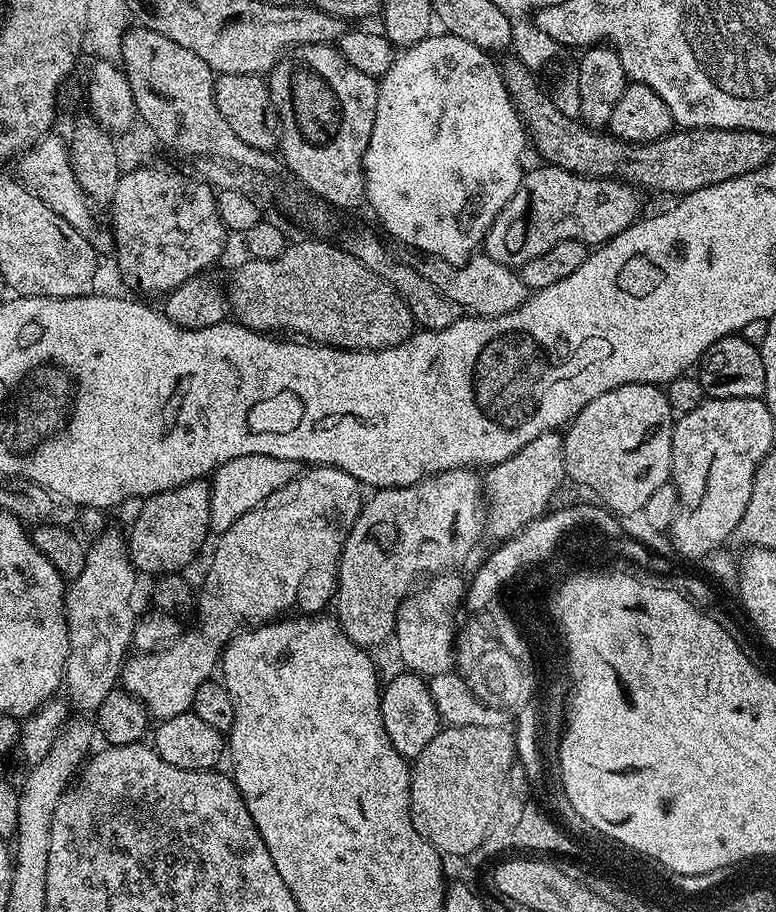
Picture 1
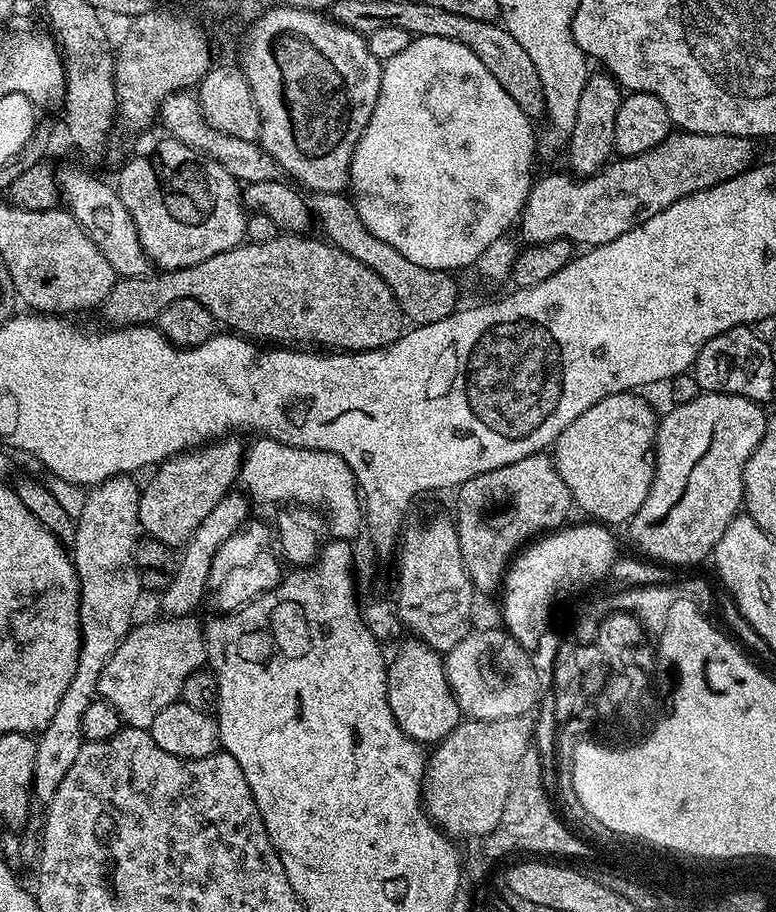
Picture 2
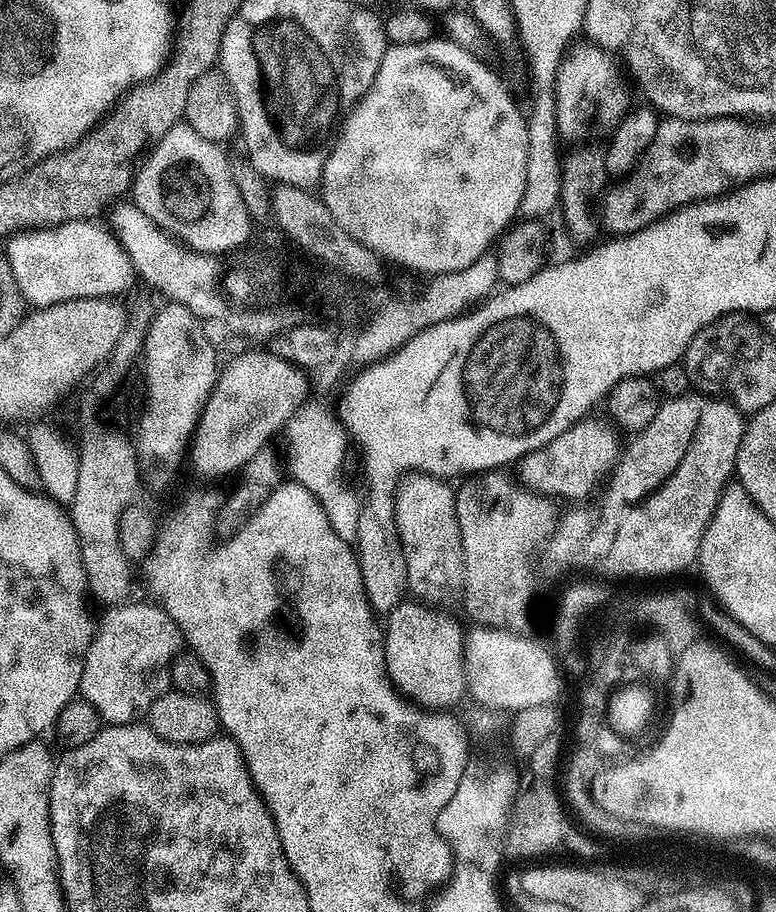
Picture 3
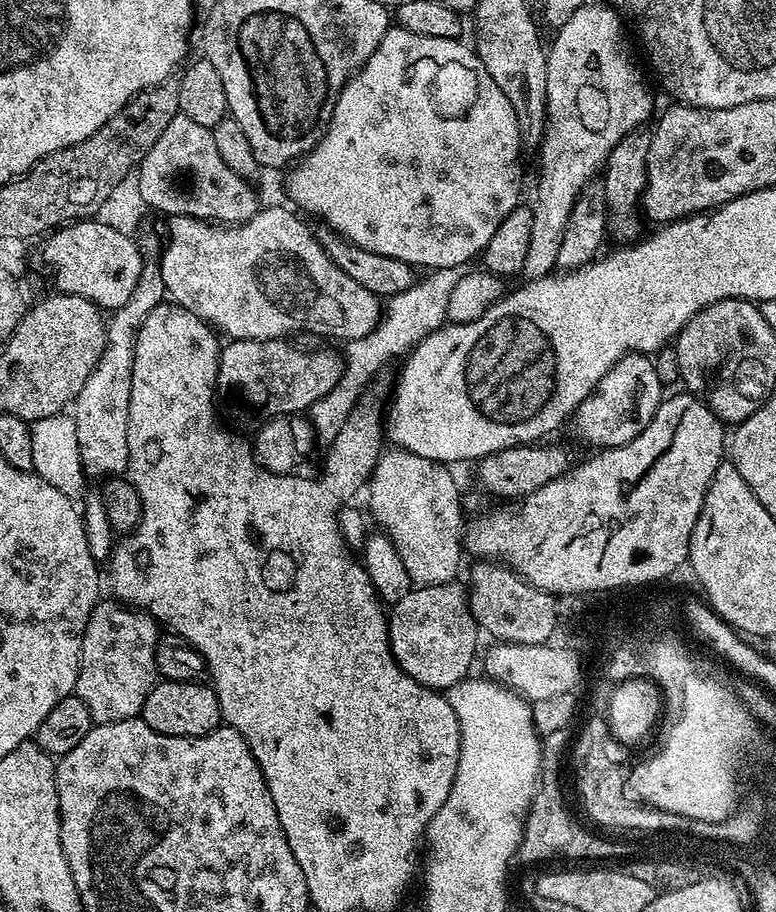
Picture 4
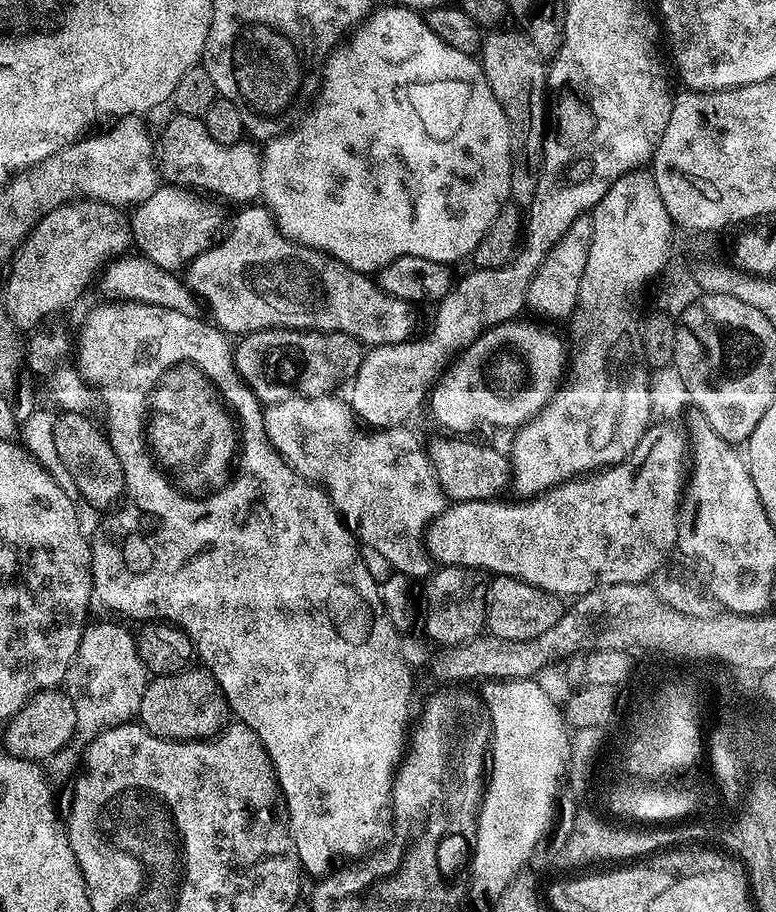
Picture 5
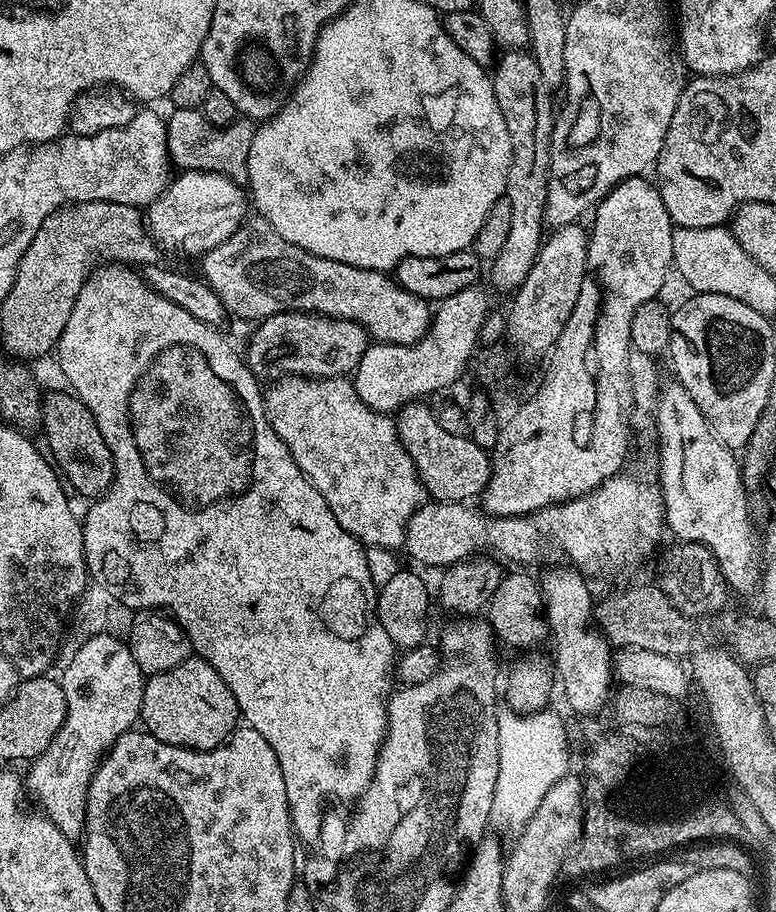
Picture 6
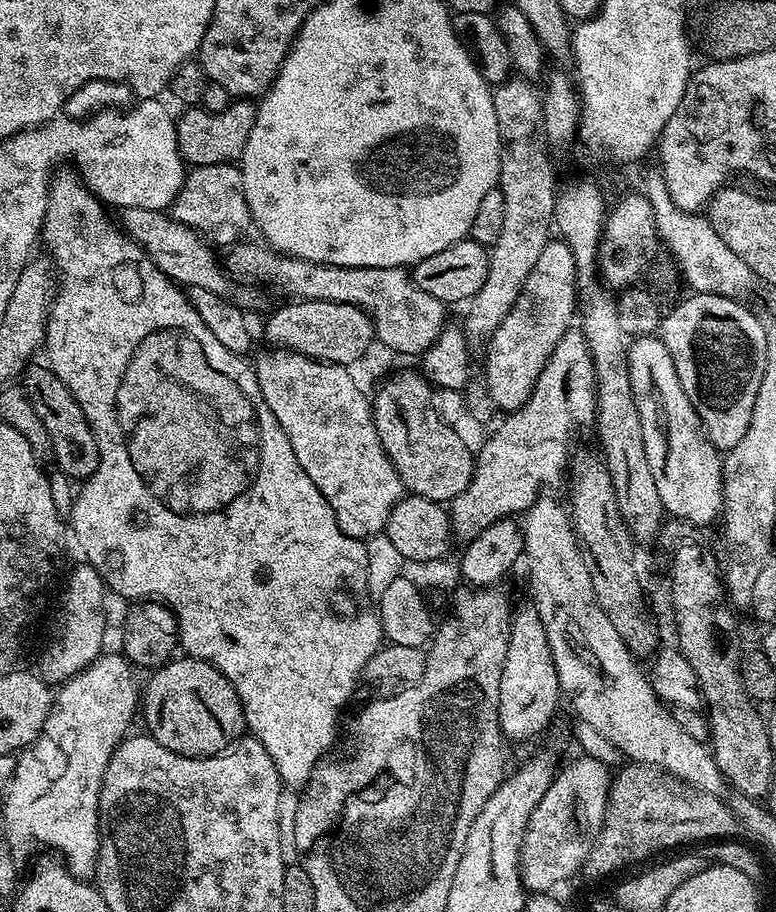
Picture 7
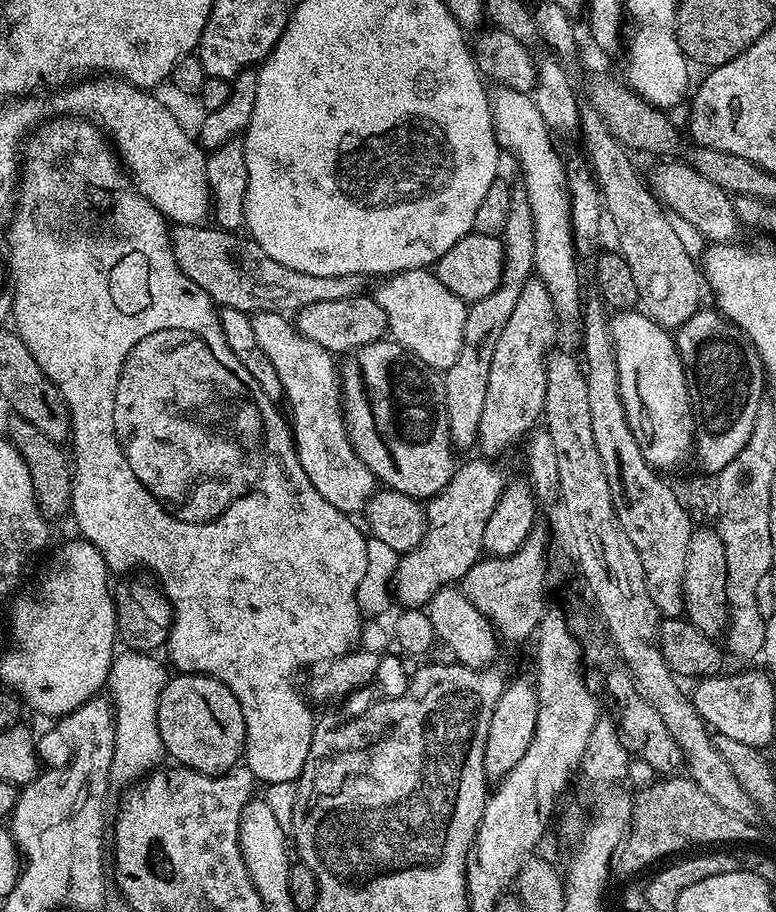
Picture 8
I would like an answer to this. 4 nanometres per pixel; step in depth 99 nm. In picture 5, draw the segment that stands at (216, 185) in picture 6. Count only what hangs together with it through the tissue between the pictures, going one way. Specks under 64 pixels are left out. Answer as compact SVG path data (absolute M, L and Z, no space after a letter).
M159 185L154 194L133 209L129 233L141 255L168 271L181 271L200 252L211 247L213 236L208 235L204 206L191 191L176 185Z

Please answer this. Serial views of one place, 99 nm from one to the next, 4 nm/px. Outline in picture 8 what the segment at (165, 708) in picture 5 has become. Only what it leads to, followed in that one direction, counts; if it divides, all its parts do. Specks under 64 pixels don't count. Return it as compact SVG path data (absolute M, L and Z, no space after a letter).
M185 672L173 675L162 690L158 702L158 734L162 734L165 753L173 756L177 765L207 776L225 776L241 763L244 755L246 718L242 718L242 706L238 706L238 698L234 698L221 680L197 672Z

